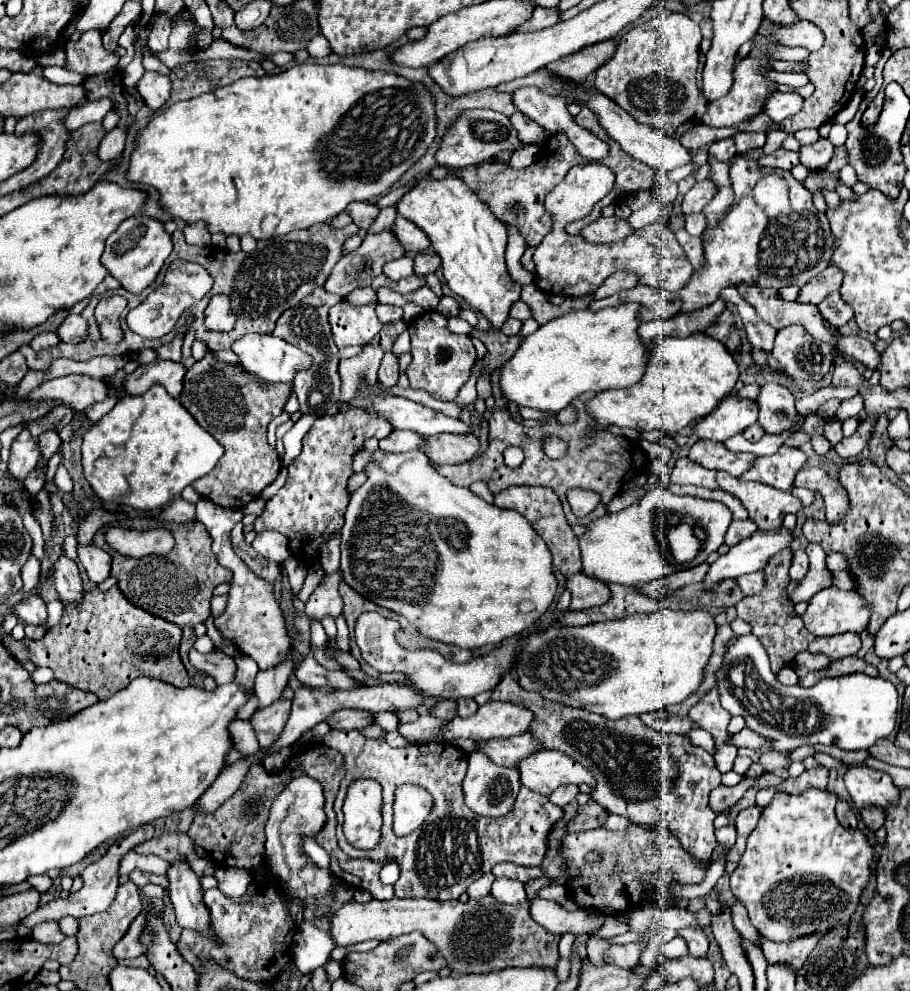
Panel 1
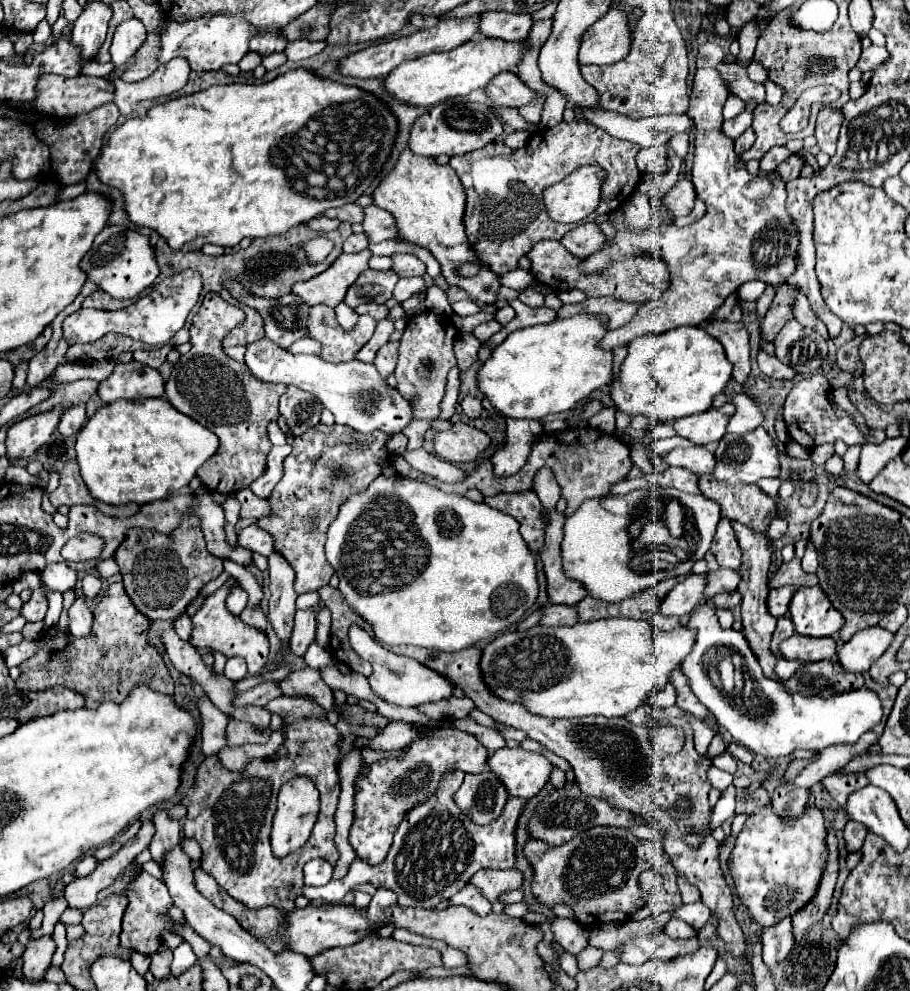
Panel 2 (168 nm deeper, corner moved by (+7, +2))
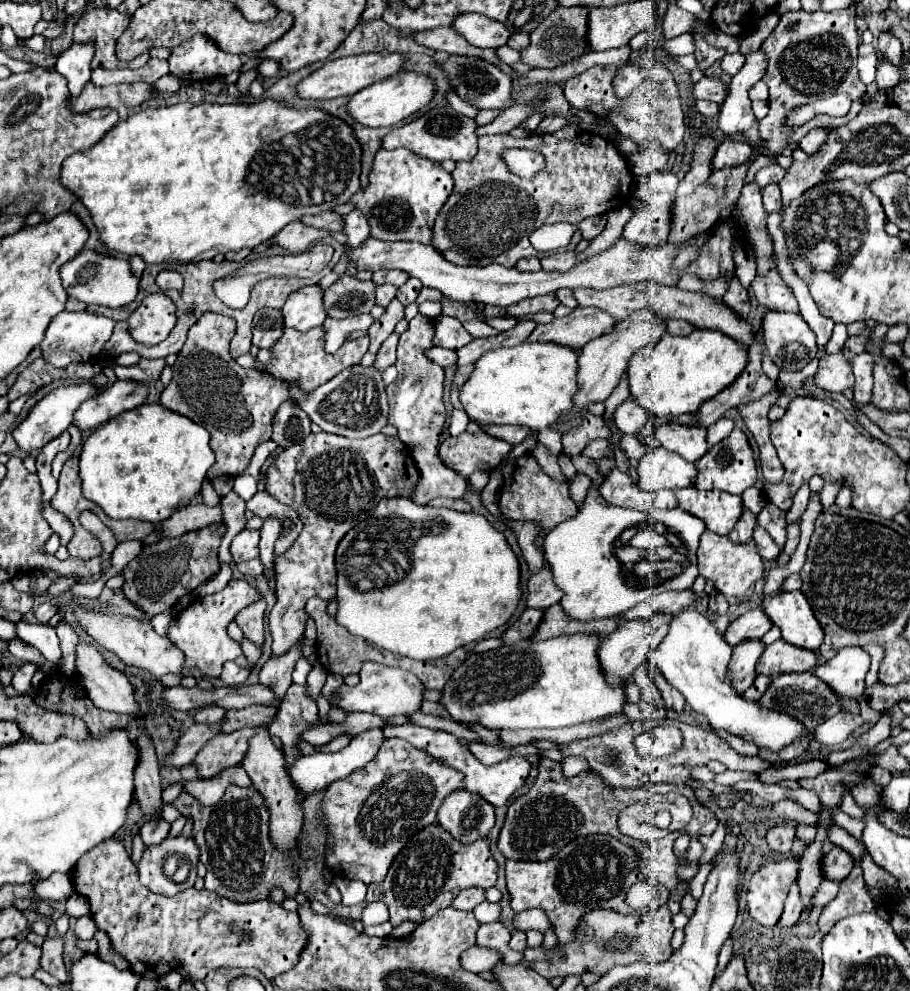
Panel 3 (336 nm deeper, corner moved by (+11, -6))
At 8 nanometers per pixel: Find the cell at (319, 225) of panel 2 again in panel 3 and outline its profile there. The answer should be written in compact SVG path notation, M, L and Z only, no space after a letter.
M297 220L297 222L287 224L279 232L279 236L273 236L271 242L279 244L279 246L291 250L291 252L303 252L303 250L309 248L309 244L313 244L313 242L325 238L325 236L329 236L327 230L317 230L317 228L311 228L311 226Z

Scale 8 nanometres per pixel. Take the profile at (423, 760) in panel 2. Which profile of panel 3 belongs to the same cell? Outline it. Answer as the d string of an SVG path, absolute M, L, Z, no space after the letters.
M383 738L377 760L369 764L369 768L361 768L361 772L353 772L345 780L335 780L329 784L325 798L321 802L321 810L325 814L327 826L327 840L333 842L333 852L327 856L325 864L337 874L351 880L361 880L365 884L381 882L393 856L409 842L409 836L423 828L425 824L437 822L437 810L443 798L463 786L463 774L445 762L437 760L425 750L415 748L403 738Z

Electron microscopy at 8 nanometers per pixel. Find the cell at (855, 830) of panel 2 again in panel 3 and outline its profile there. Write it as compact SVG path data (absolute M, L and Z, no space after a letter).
M833 846L825 854L825 878L841 882L851 872L853 866L855 866L853 856L849 856L849 852L845 852L843 848Z

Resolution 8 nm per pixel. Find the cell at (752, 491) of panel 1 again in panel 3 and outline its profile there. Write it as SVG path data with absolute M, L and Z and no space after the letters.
M695 486L675 490L679 508L695 514L715 534L729 534L743 512L743 498L721 490L701 492Z

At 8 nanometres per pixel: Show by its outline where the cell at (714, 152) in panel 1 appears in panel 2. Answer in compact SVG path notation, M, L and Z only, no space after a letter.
M741 112L737 118L731 118L731 120L727 120L725 124L723 124L723 132L729 136L729 138L737 138L737 136L741 136L749 126L753 124L753 114L751 112Z

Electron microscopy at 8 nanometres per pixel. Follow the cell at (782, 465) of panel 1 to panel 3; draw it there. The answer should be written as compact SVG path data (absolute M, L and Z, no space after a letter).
M735 428L731 432L729 438L725 438L721 444L713 446L699 462L699 476L697 476L697 486L701 490L725 490L731 494L743 494L743 490L747 490L749 486L753 486L757 482L757 462L755 462L755 454L753 448L747 440L747 434L739 428Z

